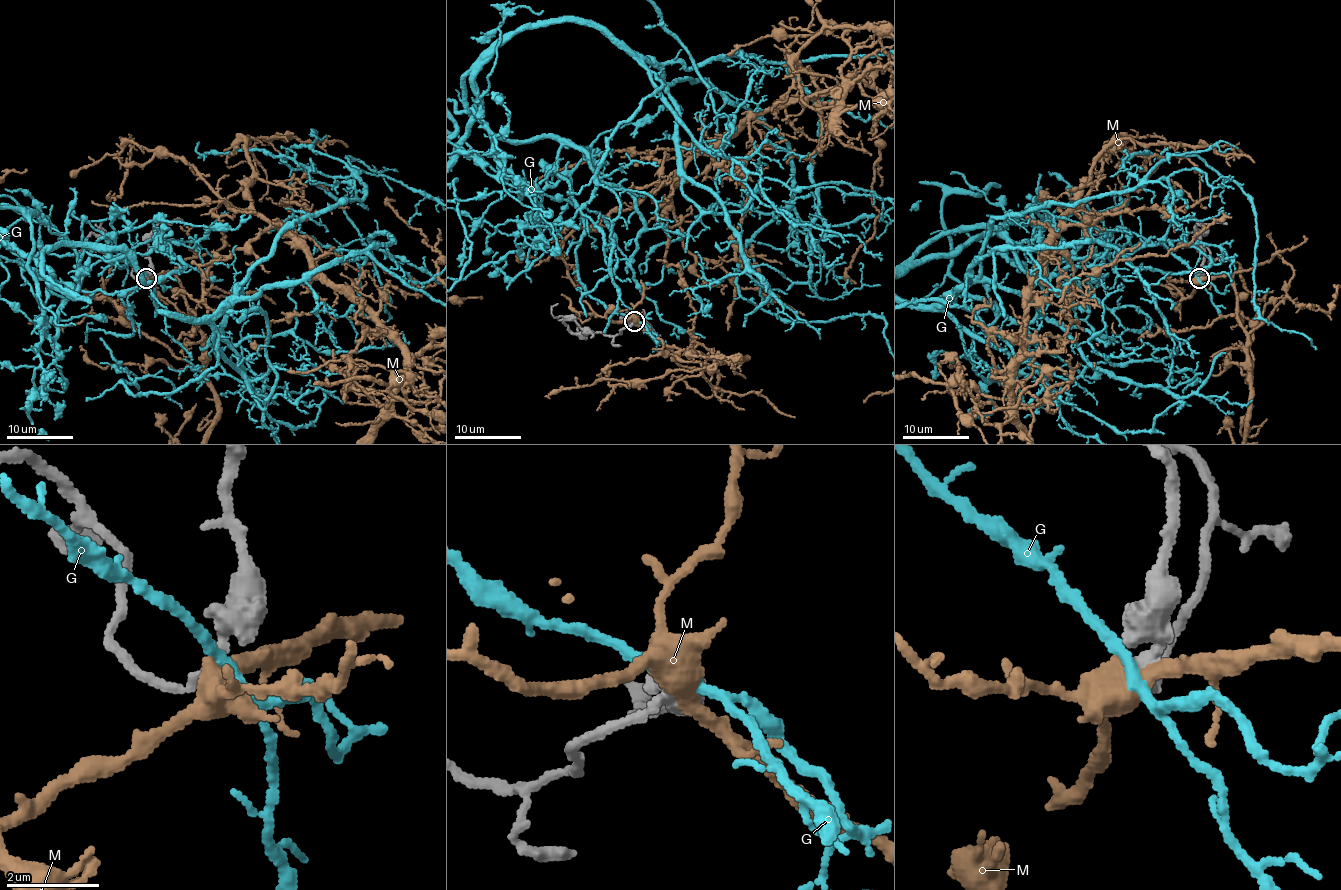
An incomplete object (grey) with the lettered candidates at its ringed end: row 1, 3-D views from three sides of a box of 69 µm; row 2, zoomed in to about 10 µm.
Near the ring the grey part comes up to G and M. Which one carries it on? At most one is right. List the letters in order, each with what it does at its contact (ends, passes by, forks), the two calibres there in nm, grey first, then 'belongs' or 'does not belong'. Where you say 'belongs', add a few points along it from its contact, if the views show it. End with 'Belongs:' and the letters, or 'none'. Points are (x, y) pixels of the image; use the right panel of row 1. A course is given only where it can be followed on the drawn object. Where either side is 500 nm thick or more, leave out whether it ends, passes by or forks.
G: it passes by; 240 nm thick on the grey side, 220 nm on the other; does not belong
M: it passes by; 240 nm thick on the grey side, 460 nm on the other; does not belong
Belongs: none

